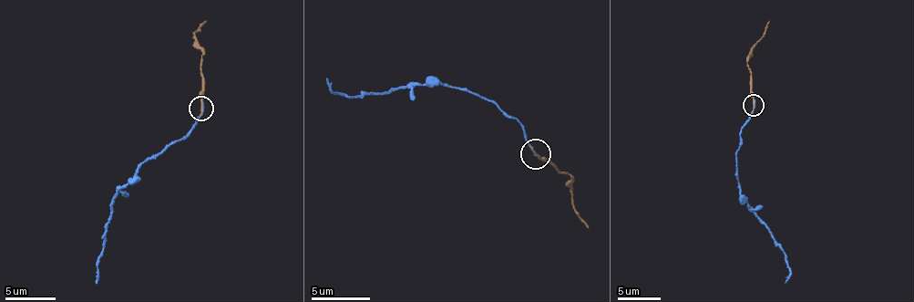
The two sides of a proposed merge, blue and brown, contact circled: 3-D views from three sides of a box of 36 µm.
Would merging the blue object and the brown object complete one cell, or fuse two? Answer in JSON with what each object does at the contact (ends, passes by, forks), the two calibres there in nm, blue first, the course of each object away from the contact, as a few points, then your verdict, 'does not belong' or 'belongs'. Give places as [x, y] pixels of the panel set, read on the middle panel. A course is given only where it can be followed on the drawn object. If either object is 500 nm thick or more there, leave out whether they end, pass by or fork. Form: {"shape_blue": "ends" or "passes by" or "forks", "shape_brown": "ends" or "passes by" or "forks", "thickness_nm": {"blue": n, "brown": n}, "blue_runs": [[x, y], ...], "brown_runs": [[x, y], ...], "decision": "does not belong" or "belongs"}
{"shape_blue": "ends", "shape_brown": "passes by", "thickness_nm": {"blue": 200, "brown": 100}, "blue_runs": [[538, 153], [528, 143], [518, 122], [448, 83], [409, 83], [390, 93], [349, 97], [337, 95], [325, 78]], "brown_runs": [[535, 153], [573, 178], [578, 214], [589, 228]], "decision": "does not belong"}

